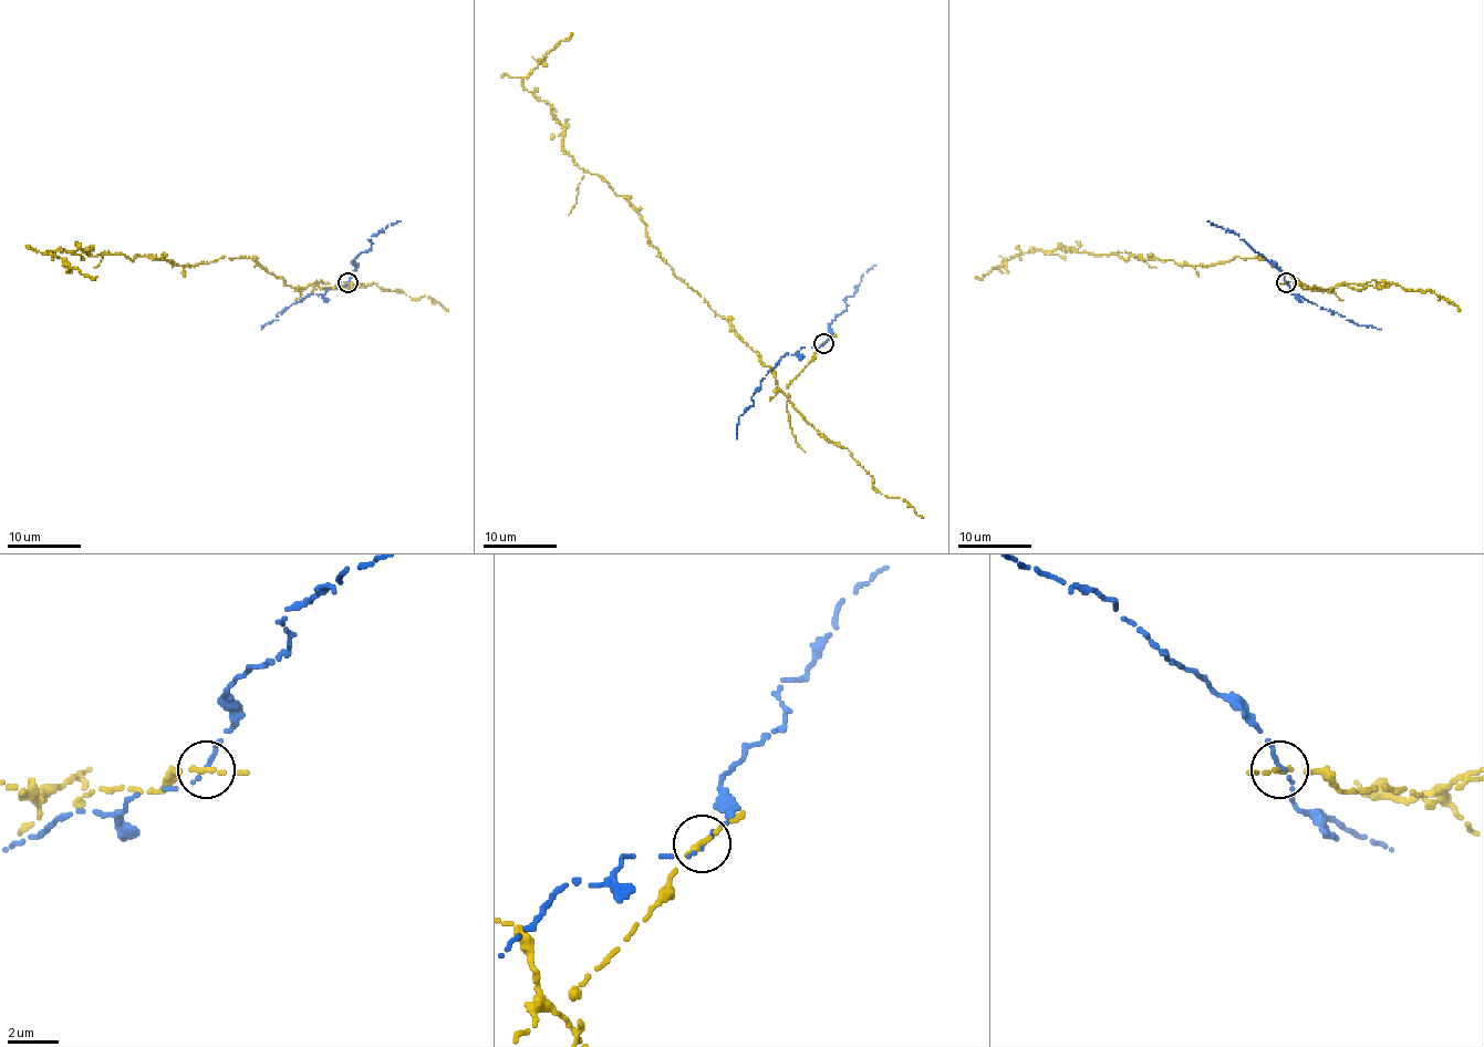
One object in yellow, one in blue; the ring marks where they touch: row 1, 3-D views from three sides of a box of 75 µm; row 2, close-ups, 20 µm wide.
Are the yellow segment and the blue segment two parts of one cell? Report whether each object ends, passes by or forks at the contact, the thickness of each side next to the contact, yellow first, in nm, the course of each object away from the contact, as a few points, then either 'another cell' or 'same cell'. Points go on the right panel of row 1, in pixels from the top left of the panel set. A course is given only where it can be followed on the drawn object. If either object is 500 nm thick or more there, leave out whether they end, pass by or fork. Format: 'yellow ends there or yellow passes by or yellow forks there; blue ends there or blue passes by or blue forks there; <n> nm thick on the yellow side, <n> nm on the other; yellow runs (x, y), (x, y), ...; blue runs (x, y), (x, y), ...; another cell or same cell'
yellow ends there; blue ends there; 280 nm thick on the yellow side, 170 nm on the other; yellow runs (1286, 281), (1331, 289), (1311, 291), (1264, 258), (1235, 256), (1182, 265), (1030, 250), (975, 276); blue runs (1286, 281), (1291, 294), (1359, 325), (1381, 329); another cell

